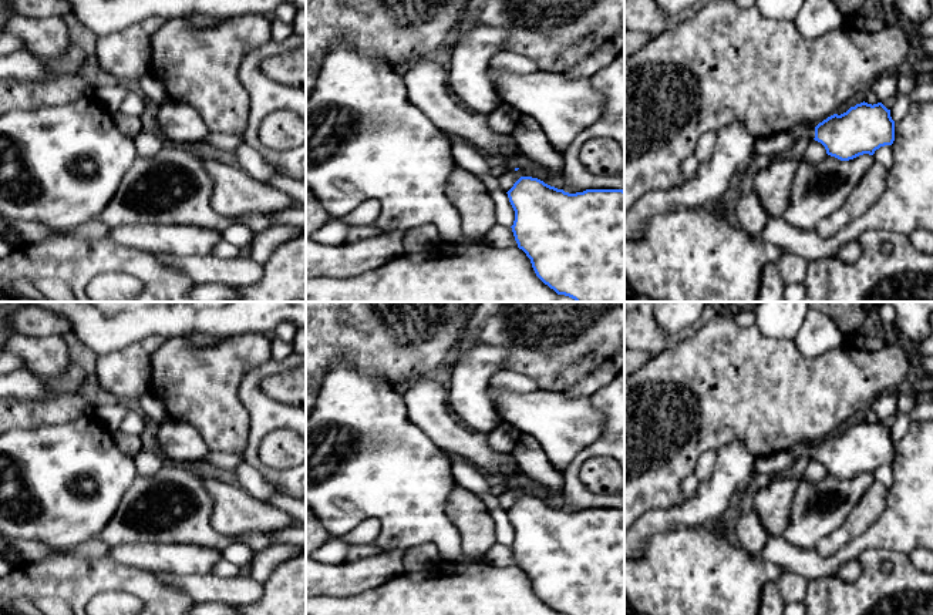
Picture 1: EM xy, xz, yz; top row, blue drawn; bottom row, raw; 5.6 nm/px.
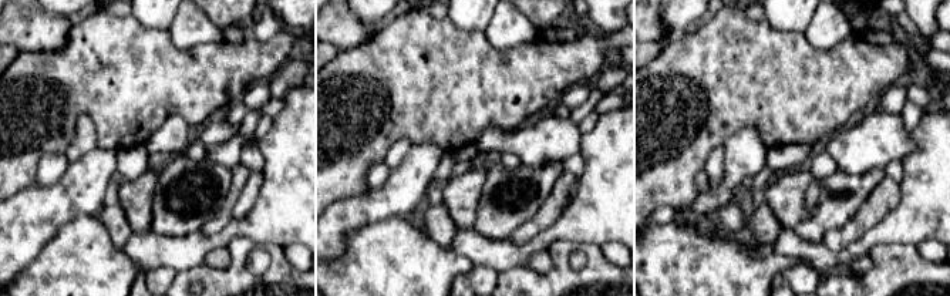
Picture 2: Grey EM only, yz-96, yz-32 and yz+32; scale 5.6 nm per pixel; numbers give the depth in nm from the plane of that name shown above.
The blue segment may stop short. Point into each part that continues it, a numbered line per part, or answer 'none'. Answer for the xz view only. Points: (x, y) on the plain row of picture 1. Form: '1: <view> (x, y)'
none

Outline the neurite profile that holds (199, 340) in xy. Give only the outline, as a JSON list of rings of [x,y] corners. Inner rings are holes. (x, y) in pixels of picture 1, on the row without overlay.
[[[189,333],[189,335],[182,335],[179,337],[185,337],[196,349],[210,347],[225,340],[225,339],[213,337],[205,333]]]

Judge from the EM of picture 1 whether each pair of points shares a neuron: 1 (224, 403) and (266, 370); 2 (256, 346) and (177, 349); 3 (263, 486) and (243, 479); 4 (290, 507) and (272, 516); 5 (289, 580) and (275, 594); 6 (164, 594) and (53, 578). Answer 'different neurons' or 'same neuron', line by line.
1: different neurons
2: same neuron
3: same neuron
4: different neurons
5: same neuron
6: same neuron

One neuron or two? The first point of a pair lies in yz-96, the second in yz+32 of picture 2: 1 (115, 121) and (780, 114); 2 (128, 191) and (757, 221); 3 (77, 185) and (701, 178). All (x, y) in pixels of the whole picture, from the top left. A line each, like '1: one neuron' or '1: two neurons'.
1: one neuron
2: two neurons
3: two neurons

